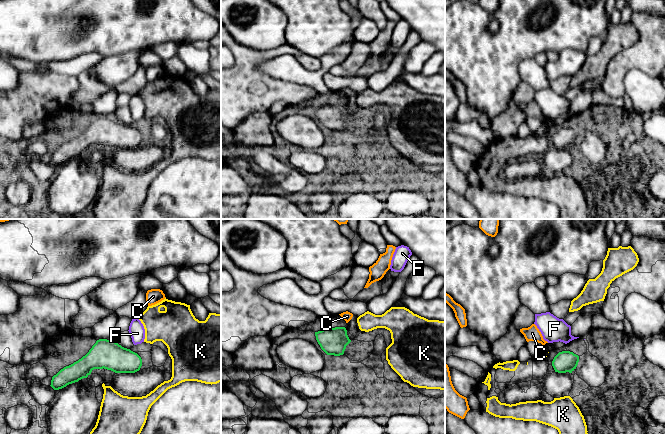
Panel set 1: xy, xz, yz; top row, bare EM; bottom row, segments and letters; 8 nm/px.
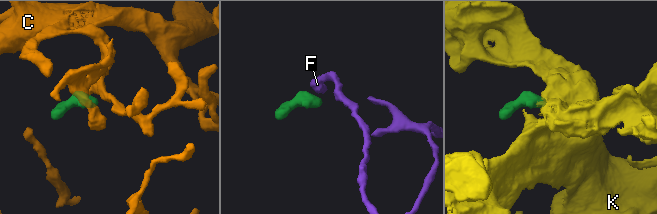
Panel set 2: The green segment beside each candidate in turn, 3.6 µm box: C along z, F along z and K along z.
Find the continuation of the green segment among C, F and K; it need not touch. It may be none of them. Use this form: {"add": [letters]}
{"add": ["K"]}

